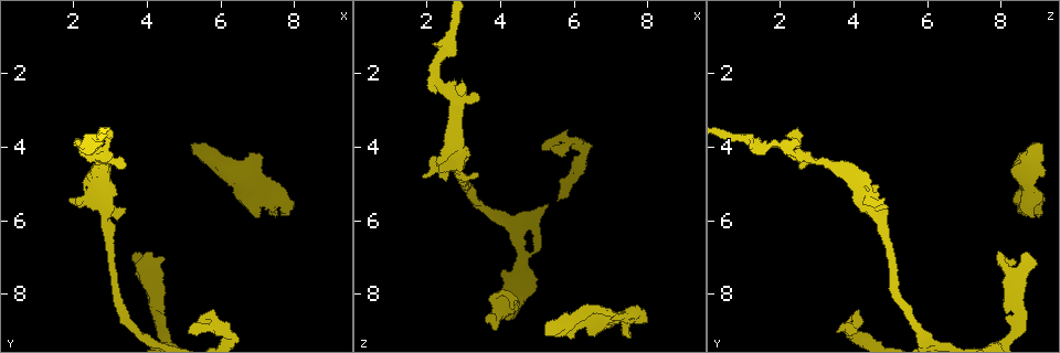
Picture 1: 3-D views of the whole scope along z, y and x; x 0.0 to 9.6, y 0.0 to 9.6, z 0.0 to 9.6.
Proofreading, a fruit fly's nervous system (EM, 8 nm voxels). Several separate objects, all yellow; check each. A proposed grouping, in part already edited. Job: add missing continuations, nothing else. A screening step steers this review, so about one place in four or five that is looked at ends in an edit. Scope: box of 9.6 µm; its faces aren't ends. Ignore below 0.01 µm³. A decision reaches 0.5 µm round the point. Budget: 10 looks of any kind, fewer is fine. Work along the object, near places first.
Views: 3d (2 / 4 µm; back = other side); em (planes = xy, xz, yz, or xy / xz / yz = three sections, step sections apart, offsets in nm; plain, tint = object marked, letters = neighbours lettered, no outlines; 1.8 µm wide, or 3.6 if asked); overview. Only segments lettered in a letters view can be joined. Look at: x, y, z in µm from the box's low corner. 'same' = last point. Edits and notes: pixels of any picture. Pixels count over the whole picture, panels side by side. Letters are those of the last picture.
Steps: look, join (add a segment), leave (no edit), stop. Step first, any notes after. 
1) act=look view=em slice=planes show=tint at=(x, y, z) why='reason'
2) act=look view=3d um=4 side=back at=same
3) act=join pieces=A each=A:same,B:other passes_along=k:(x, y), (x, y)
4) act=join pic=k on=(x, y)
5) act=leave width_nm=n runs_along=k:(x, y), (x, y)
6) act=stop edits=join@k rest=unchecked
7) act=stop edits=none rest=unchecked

act=look view=em slice=yz step=16 show=tint at=(7.05, 4.25, 8.60) why='branch stops here'

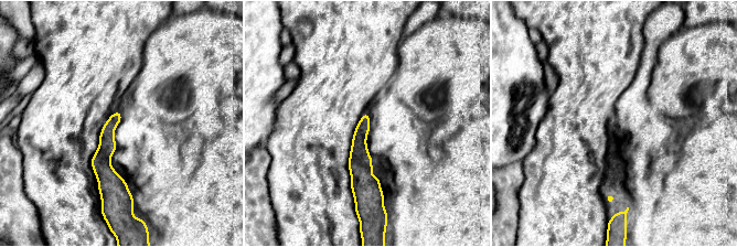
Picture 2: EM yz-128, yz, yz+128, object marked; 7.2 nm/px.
act=look view=em slice=yz step=16 show=letters at=same why='see the neighbours'

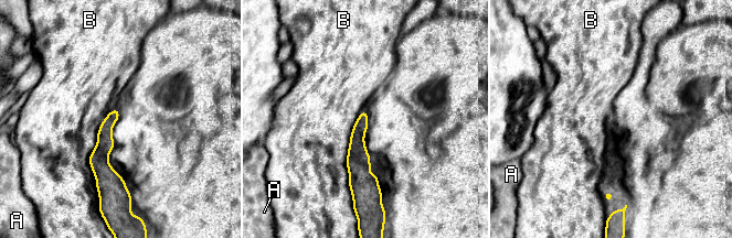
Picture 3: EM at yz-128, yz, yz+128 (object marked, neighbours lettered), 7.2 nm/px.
act=leave each=A:other,B:other runs_along=3:(364, 114), (358, 132), (360, 187) found='no lettered segment goes on from it'

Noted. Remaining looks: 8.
act=look view=em slice=xy step=16 show=tint at=(4.50, 7.05, 8.20) why='an open end'

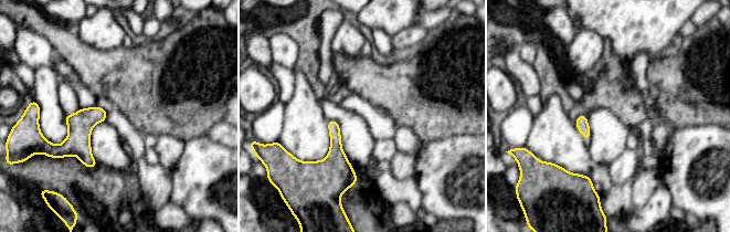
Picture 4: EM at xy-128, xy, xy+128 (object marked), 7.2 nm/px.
act=look view=em slice=planes show=letters at=same why='another direction'

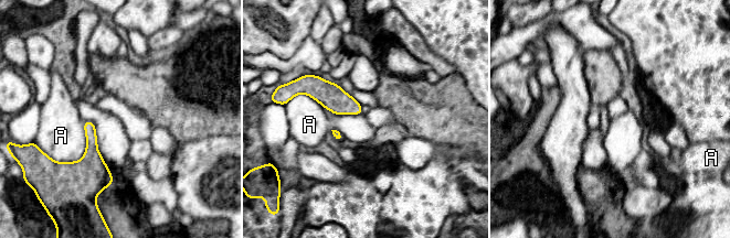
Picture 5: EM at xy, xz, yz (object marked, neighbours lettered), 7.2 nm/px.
act=leave each=A:other border=5:(85, 121), (84, 154), (55, 162) found='none of them fits'

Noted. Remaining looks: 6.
act=look view=em slice=yz step=4 show=letters at=(5.80, 8.45, 4.10) why='branch stops here'

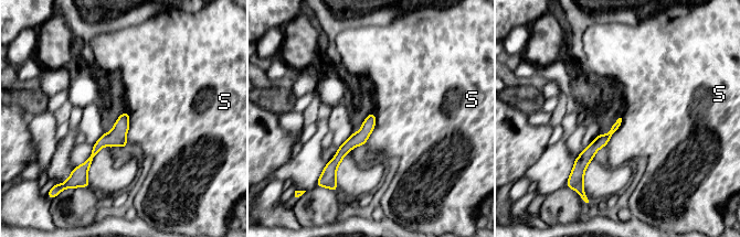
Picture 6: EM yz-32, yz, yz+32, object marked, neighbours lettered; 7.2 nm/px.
act=look view=em slice=planes show=letters at=same

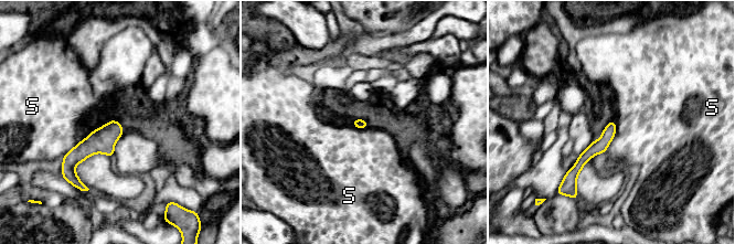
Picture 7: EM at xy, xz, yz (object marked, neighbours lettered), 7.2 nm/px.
act=leave each=S:other border=7:(97, 128), (92, 130), (62, 157) found='no lettered segment goes on from it'

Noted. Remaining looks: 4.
act=look view=em slice=planes show=letters at=(3.00, 3.75, 2.20) why='free end'

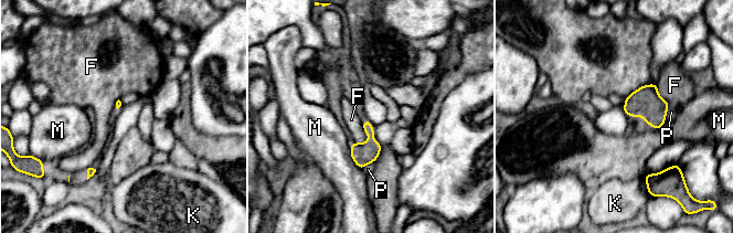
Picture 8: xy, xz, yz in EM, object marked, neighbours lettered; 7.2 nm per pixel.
act=leave longest_contact=F:200nm each=F:other,K:other,M:other,P:other found='none of them fits'

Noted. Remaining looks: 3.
act=stop edits=none rest=unchecked

